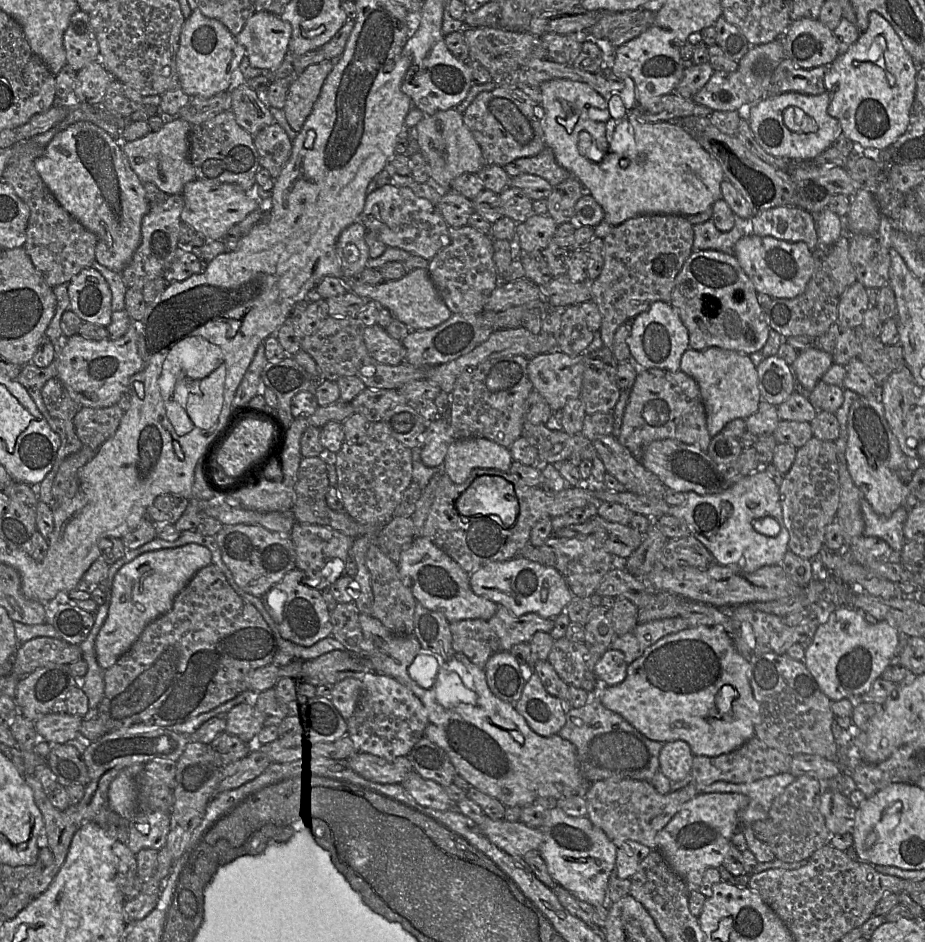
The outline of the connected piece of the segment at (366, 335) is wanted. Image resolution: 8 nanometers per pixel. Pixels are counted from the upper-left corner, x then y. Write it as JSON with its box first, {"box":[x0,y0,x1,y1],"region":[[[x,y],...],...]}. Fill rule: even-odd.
{"box":[363,326,405,365],"region":[[[363,326],[363,338],[369,354],[379,363],[399,365],[404,362],[405,348],[379,326]]]}

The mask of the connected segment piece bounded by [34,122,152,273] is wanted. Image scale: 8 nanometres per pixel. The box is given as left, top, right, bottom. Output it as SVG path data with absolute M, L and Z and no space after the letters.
M77 122L55 134L44 147L42 155L34 161L34 168L58 203L95 235L95 261L121 273L141 242L142 221L152 206L146 198L143 183L132 170L122 150L122 144L92 123Z

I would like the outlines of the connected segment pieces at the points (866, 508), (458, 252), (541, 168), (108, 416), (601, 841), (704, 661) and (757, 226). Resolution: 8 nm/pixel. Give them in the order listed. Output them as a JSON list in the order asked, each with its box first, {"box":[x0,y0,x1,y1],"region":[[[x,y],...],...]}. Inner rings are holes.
[{"box":[861,500,909,554],"region":[[[862,500],[861,508],[865,522],[863,535],[884,540],[895,553],[900,554],[906,542],[904,527],[909,508],[902,505],[887,517],[876,514],[865,500]]]},{"box":[428,224,500,315],"region":[[[469,224],[449,228],[449,243],[431,260],[428,271],[444,303],[453,314],[479,315],[500,284],[493,255],[493,240]]]},{"box":[503,147,571,187],"region":[[[548,147],[536,156],[518,158],[503,167],[512,178],[520,174],[533,174],[544,178],[553,187],[571,176],[557,163],[553,151]]]},{"box":[73,405,125,449],"region":[[[117,405],[80,407],[73,419],[76,435],[84,447],[98,449],[116,433],[124,414],[125,411]]]},{"box":[539,807,618,906],"region":[[[555,807],[547,813],[541,831],[543,842],[539,852],[556,884],[592,906],[608,904],[608,884],[614,877],[618,847],[587,816],[571,817]]]},{"box":[592,626,760,757],"region":[[[689,626],[686,629],[669,634],[669,635],[661,638],[660,640],[658,640],[657,642],[652,644],[650,647],[648,647],[642,656],[640,656],[638,659],[636,659],[635,661],[633,661],[632,663],[629,664],[628,669],[627,669],[626,678],[622,683],[620,683],[619,685],[616,685],[616,686],[602,687],[602,689],[600,691],[598,691],[598,698],[592,698],[592,699],[599,699],[599,701],[602,703],[602,705],[604,707],[606,707],[607,709],[622,716],[635,729],[637,729],[641,734],[643,734],[645,737],[647,737],[648,739],[650,739],[652,741],[657,741],[657,742],[660,742],[663,744],[663,743],[667,743],[667,742],[682,740],[682,741],[685,741],[686,743],[688,743],[694,756],[716,757],[721,754],[729,753],[729,752],[737,749],[738,747],[740,747],[744,743],[746,743],[748,740],[755,737],[755,723],[757,722],[757,718],[759,716],[760,707],[753,696],[753,691],[752,691],[752,688],[751,688],[751,685],[749,682],[750,669],[751,668],[750,668],[748,658],[742,656],[737,651],[737,649],[734,646],[731,635],[722,626],[698,626],[698,627]]]},{"box":[745,206,819,252],"region":[[[779,206],[767,209],[761,213],[753,214],[749,220],[745,220],[747,233],[757,236],[771,236],[786,242],[803,242],[814,252],[819,249],[819,241],[815,216],[802,208],[795,206]]]}]

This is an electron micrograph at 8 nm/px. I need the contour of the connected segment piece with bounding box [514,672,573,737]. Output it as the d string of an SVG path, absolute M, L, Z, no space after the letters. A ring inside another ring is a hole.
M534 672L529 673L529 679L527 679L525 683L521 697L517 702L515 702L514 708L518 712L518 714L524 718L530 729L534 733L542 737L549 737L558 734L566 723L567 710L573 709L573 708L567 708L565 701L550 695L543 687L538 675L535 674Z

